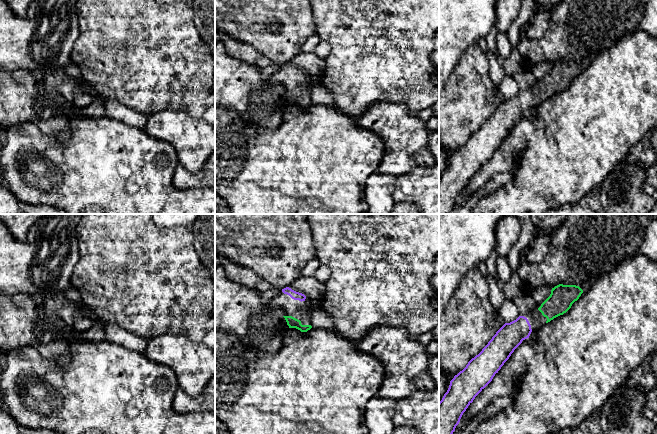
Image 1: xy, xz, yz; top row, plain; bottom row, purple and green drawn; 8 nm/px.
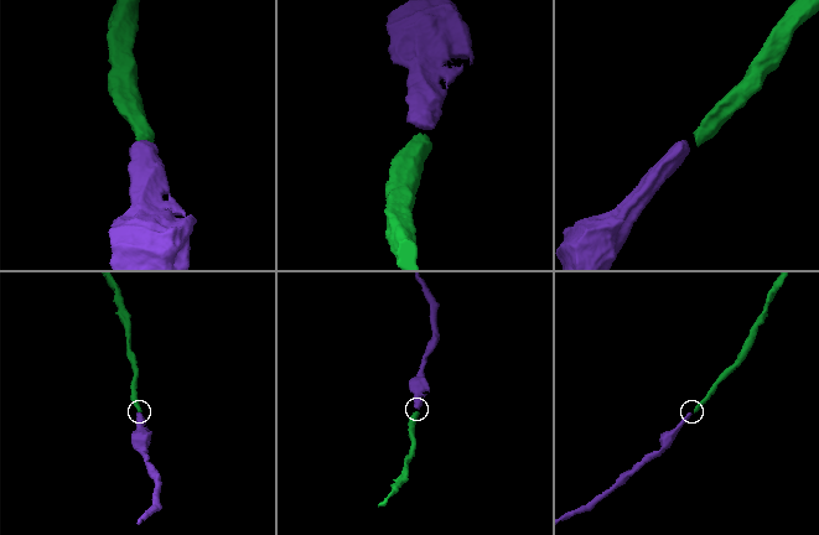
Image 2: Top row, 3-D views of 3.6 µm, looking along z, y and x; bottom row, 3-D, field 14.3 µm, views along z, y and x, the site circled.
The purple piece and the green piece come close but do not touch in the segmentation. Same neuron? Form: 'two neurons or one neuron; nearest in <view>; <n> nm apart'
one neuron; nearest in yz; 120 nm apart

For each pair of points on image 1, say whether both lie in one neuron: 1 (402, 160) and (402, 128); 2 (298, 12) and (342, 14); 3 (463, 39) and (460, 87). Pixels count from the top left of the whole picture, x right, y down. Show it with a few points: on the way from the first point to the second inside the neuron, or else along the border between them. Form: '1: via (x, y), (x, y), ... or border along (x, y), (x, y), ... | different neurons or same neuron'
1: via (402, 152), (402, 136) | same neuron
2: border along (311, 10), (316, 33) | different neurons
3: border along (477, 43), (469, 46), (464, 51), (451, 74) | different neurons

